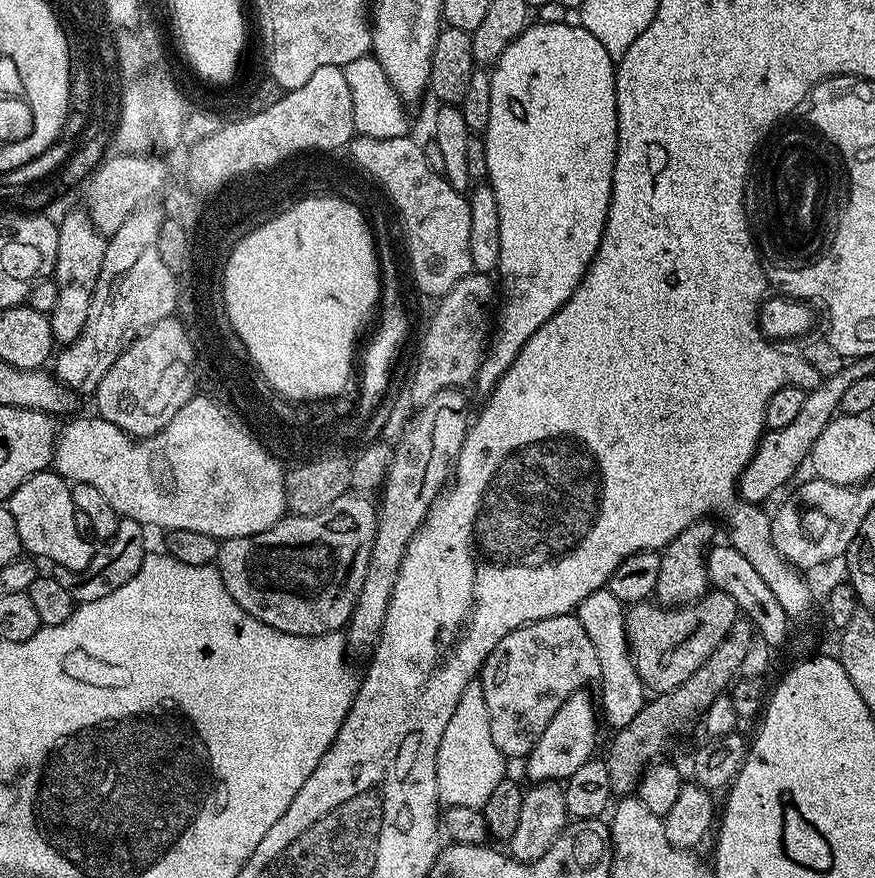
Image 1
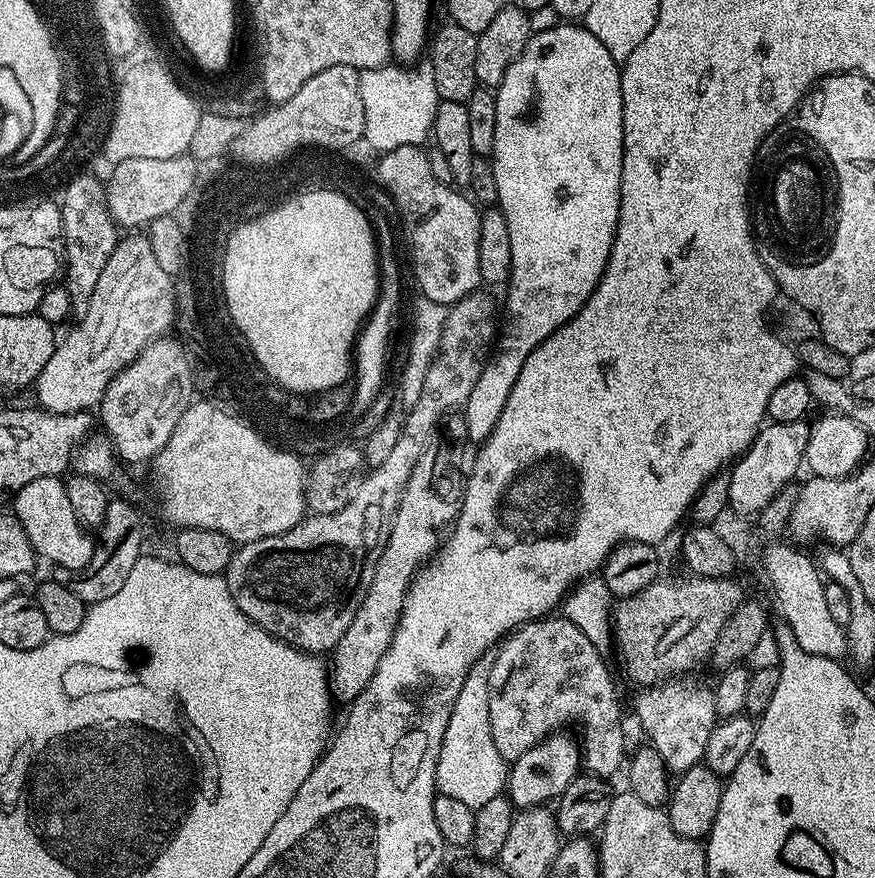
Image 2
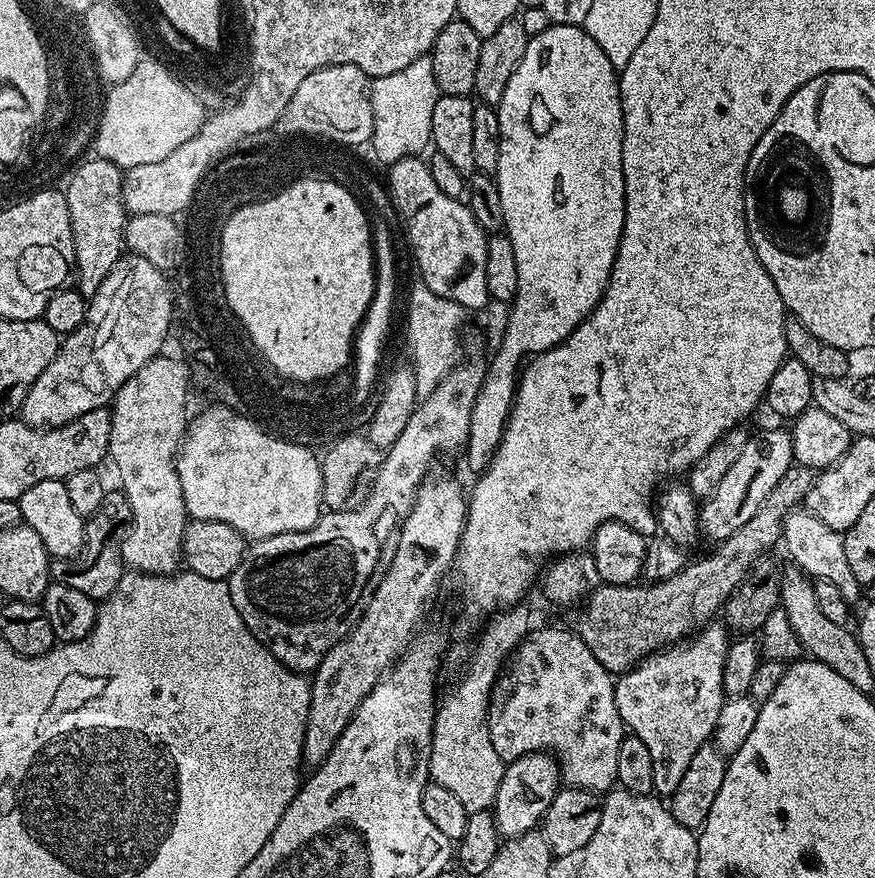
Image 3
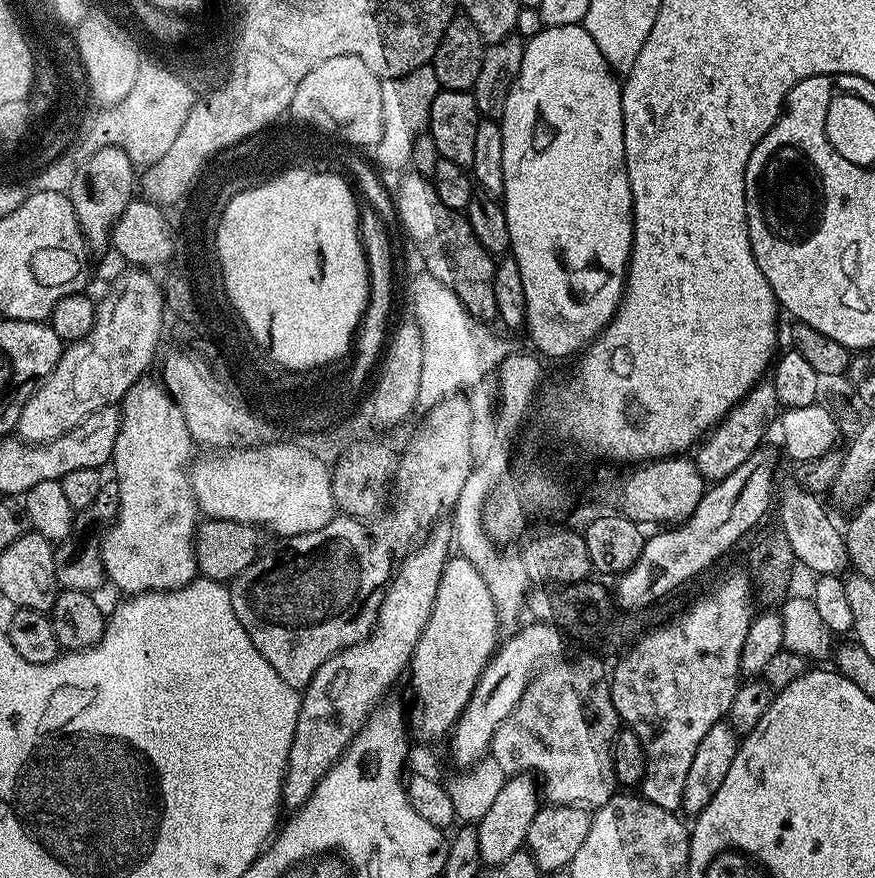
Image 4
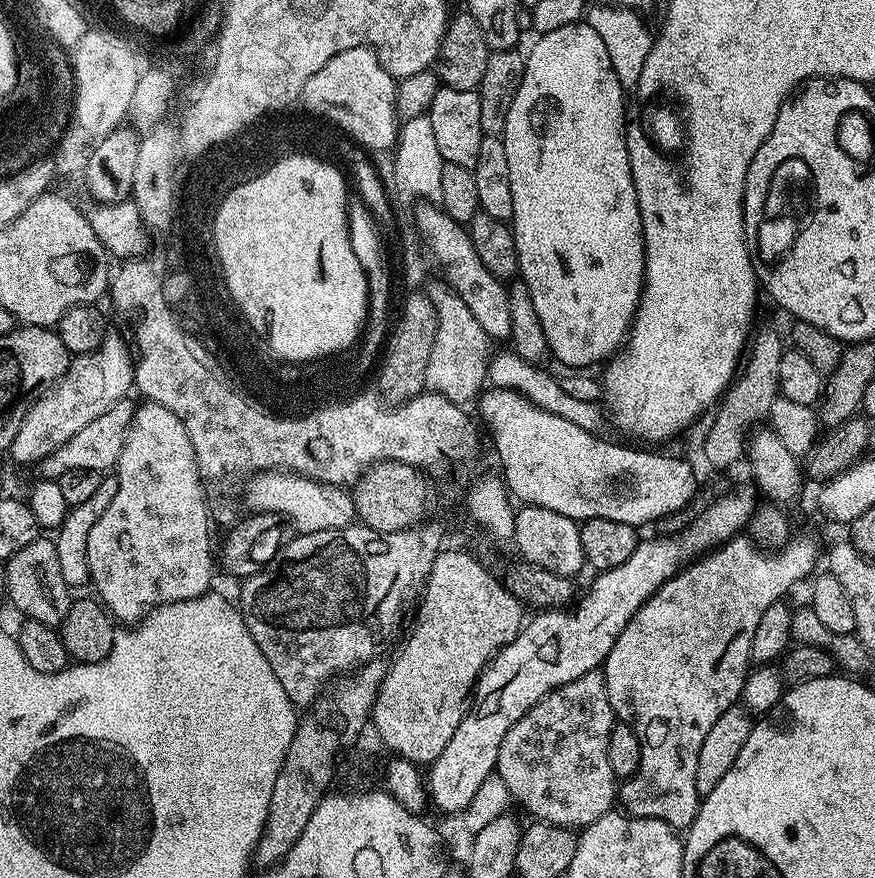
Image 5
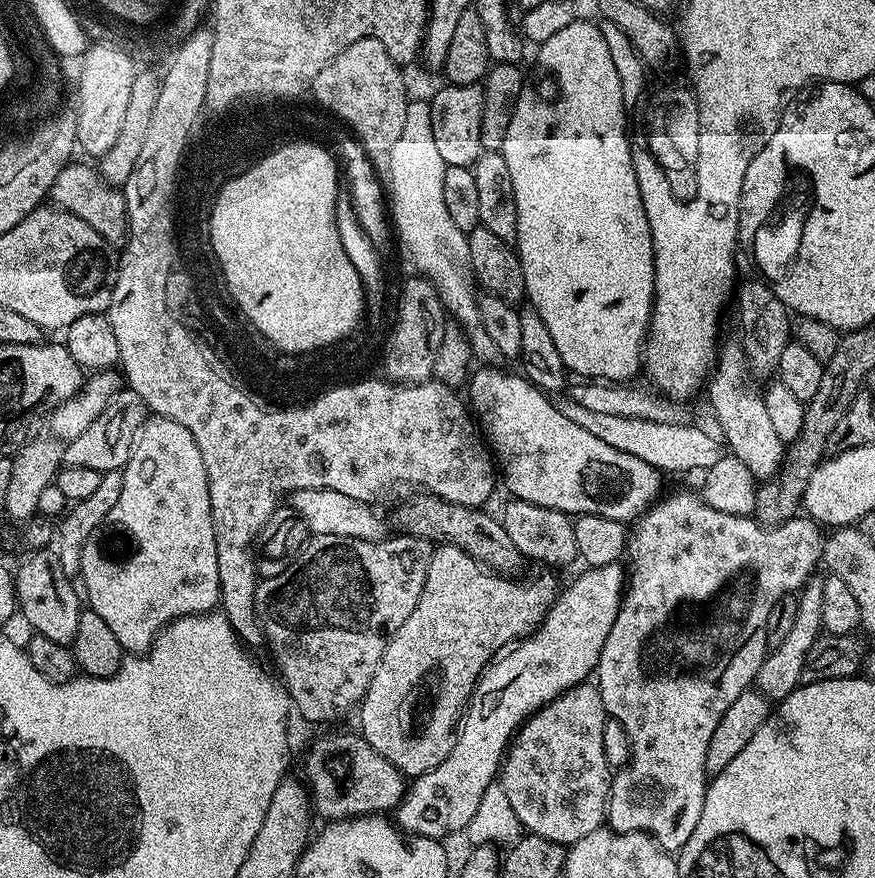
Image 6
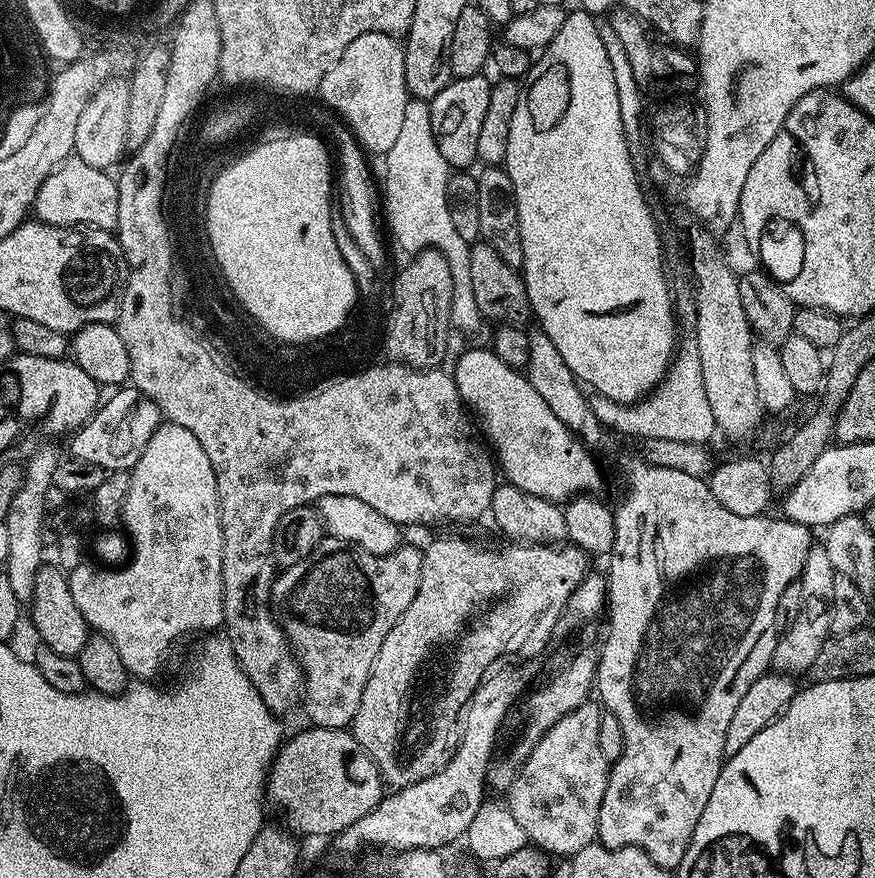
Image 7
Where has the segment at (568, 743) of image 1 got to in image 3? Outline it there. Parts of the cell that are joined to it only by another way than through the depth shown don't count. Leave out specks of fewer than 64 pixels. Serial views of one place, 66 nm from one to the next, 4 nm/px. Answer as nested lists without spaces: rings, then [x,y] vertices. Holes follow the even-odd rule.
[[[535,752],[511,761],[498,782],[498,794],[494,805],[496,829],[501,837],[511,838],[533,831],[541,823],[550,802],[562,787],[562,773],[555,756],[547,752]]]

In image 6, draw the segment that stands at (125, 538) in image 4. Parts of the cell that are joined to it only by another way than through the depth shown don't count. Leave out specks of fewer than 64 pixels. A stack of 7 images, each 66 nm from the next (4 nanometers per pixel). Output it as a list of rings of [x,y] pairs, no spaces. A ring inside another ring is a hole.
[[[149,415],[134,438],[130,458],[122,471],[122,494],[118,502],[114,502],[108,520],[132,535],[136,549],[125,560],[111,560],[100,549],[99,539],[87,540],[82,546],[78,580],[87,607],[98,614],[106,626],[110,626],[121,649],[128,654],[143,654],[151,648],[157,632],[172,620],[200,616],[220,604],[218,546],[210,514],[210,486],[202,462],[202,450],[198,450],[198,442],[194,442],[194,434],[190,434],[186,426],[178,426],[178,422],[165,416]]]

